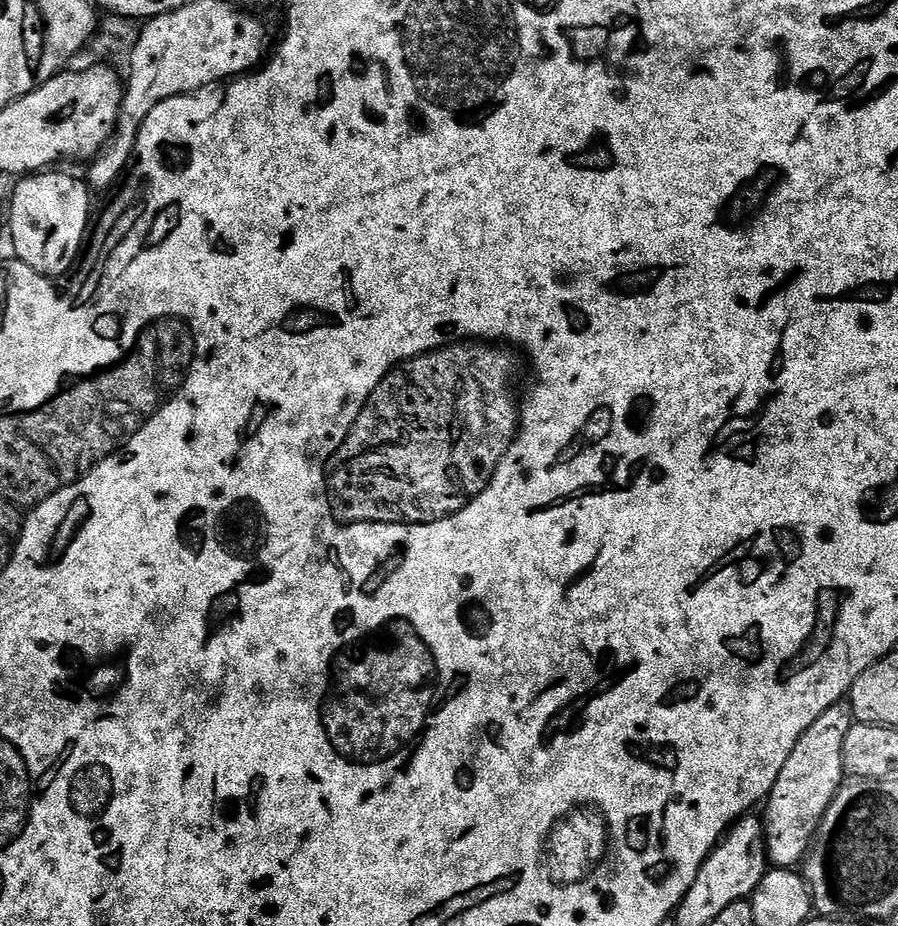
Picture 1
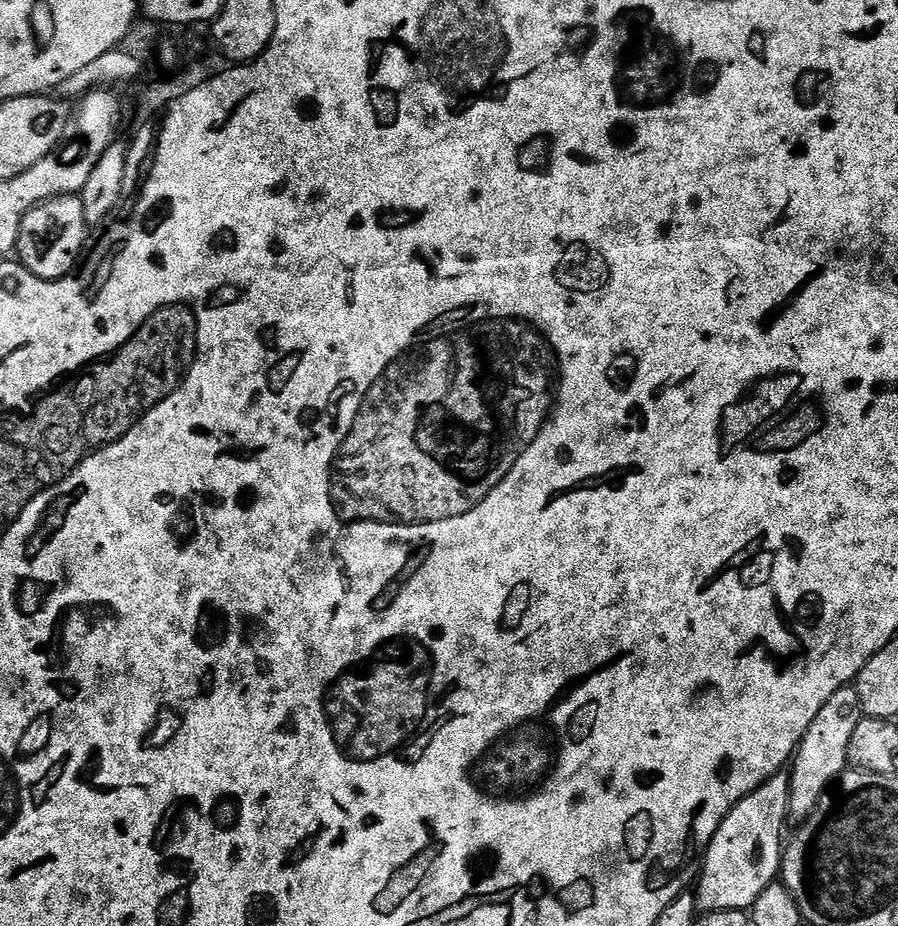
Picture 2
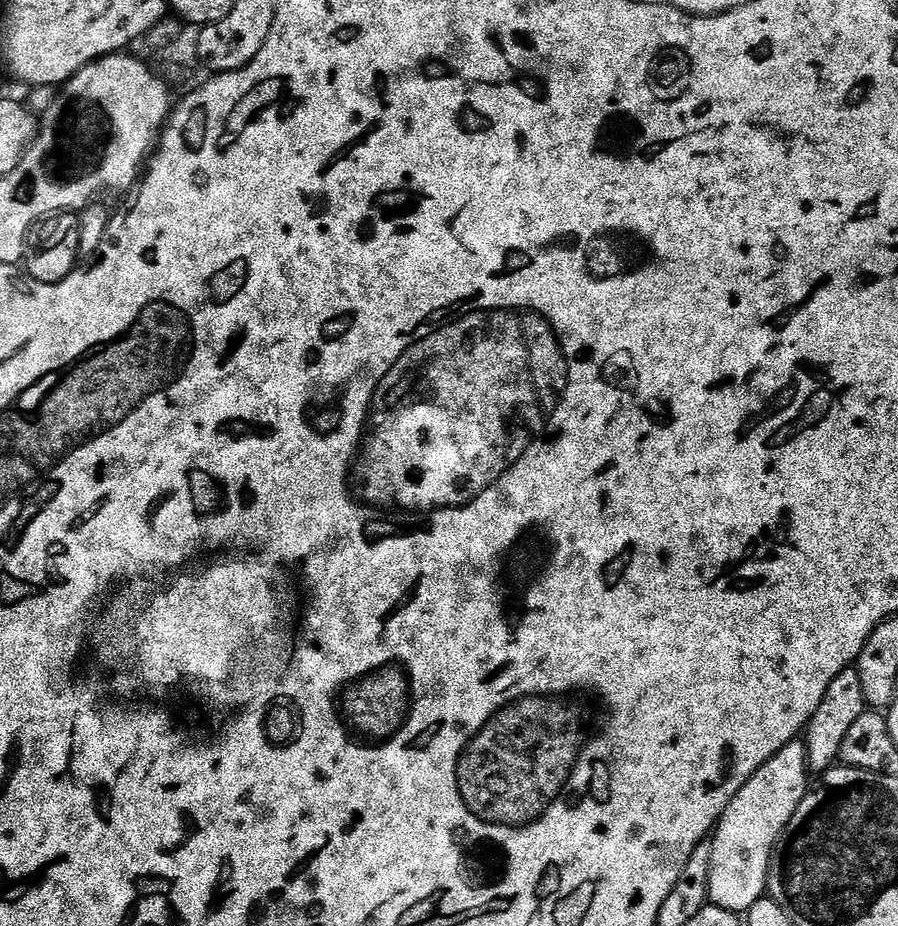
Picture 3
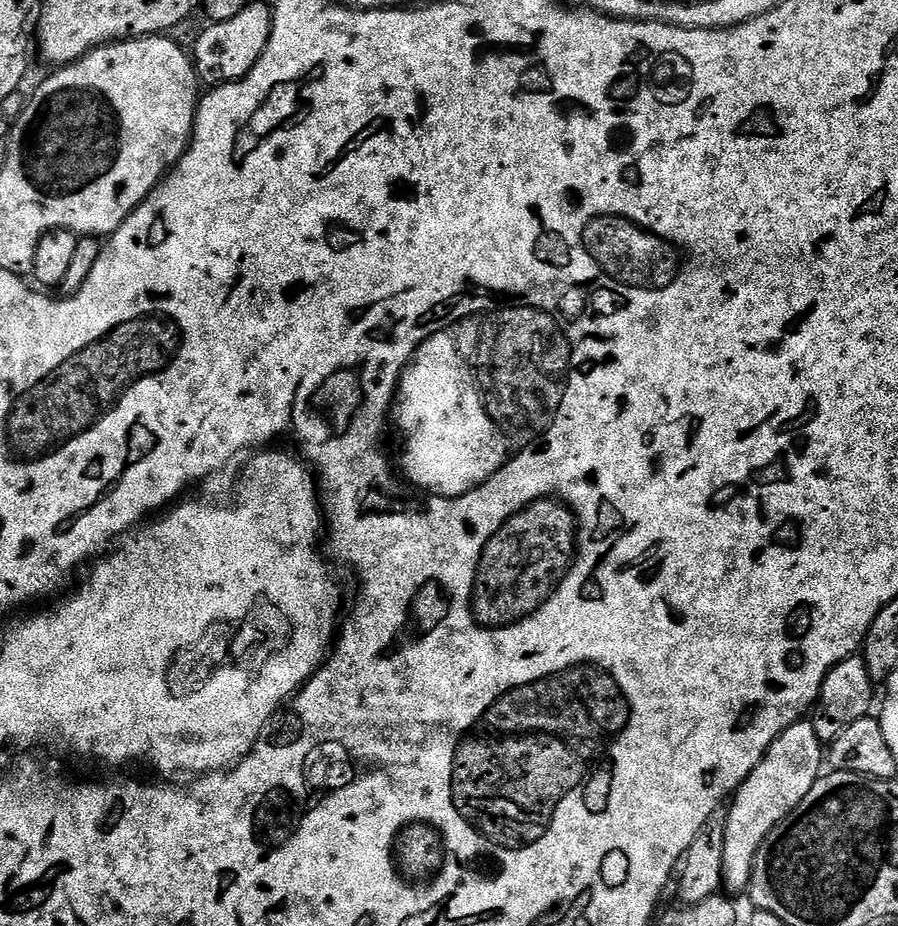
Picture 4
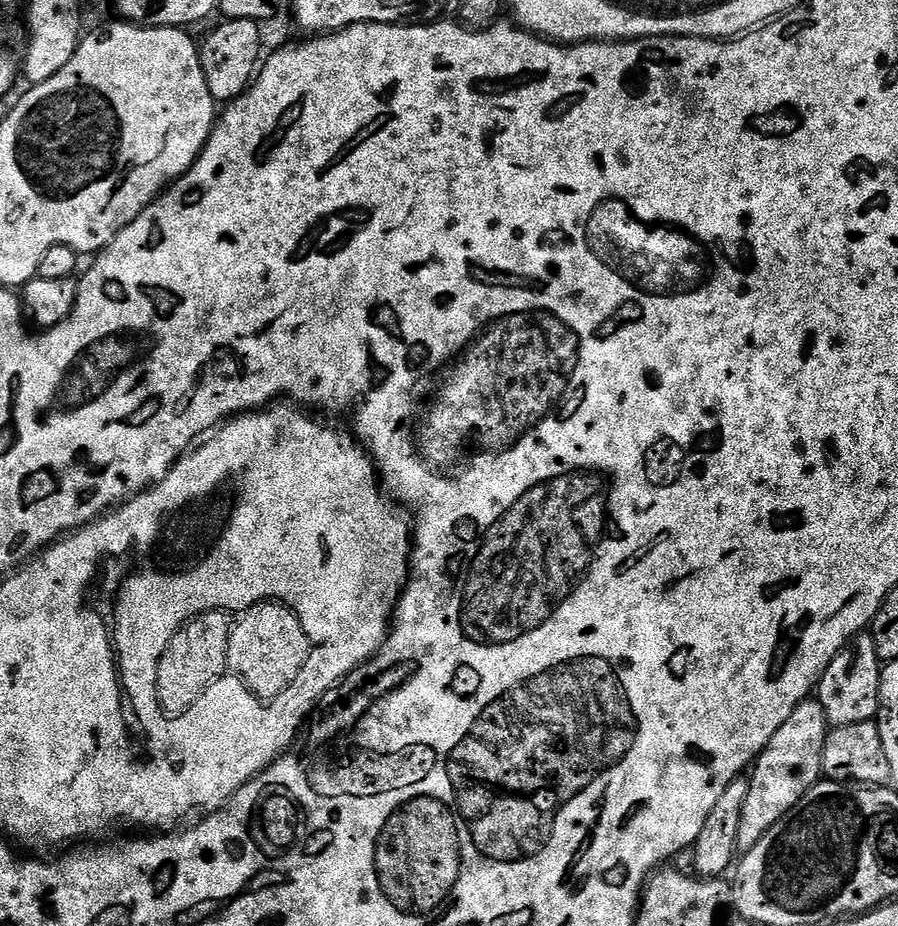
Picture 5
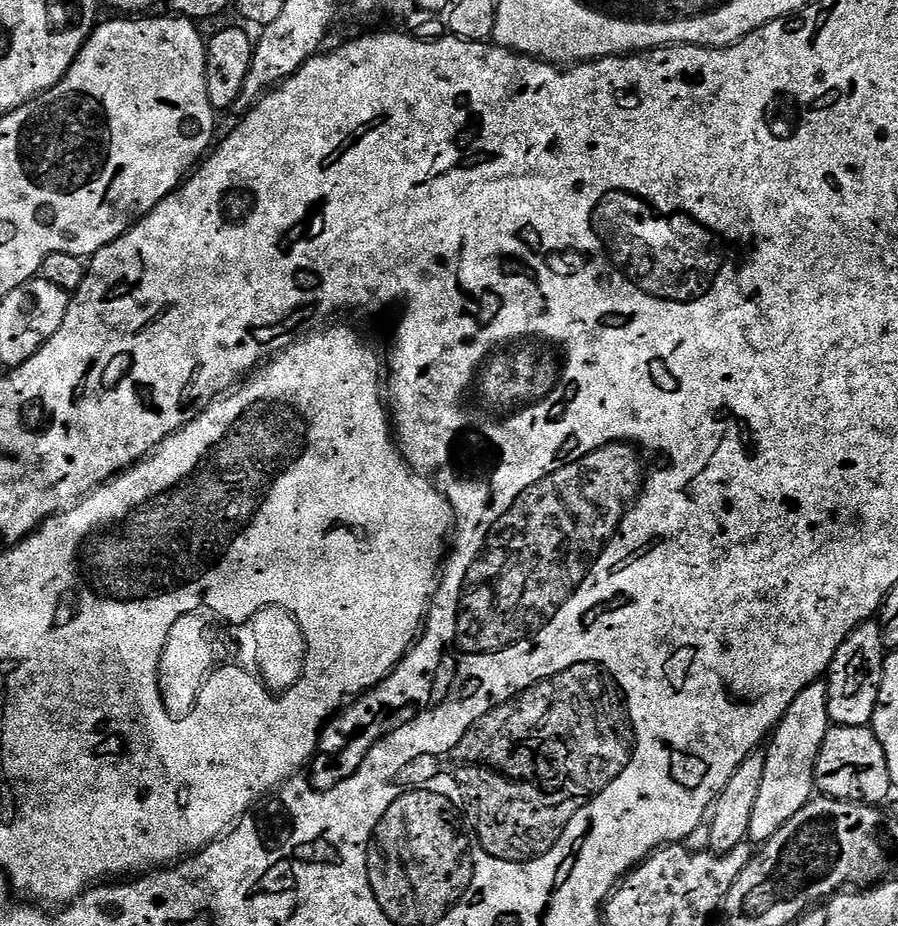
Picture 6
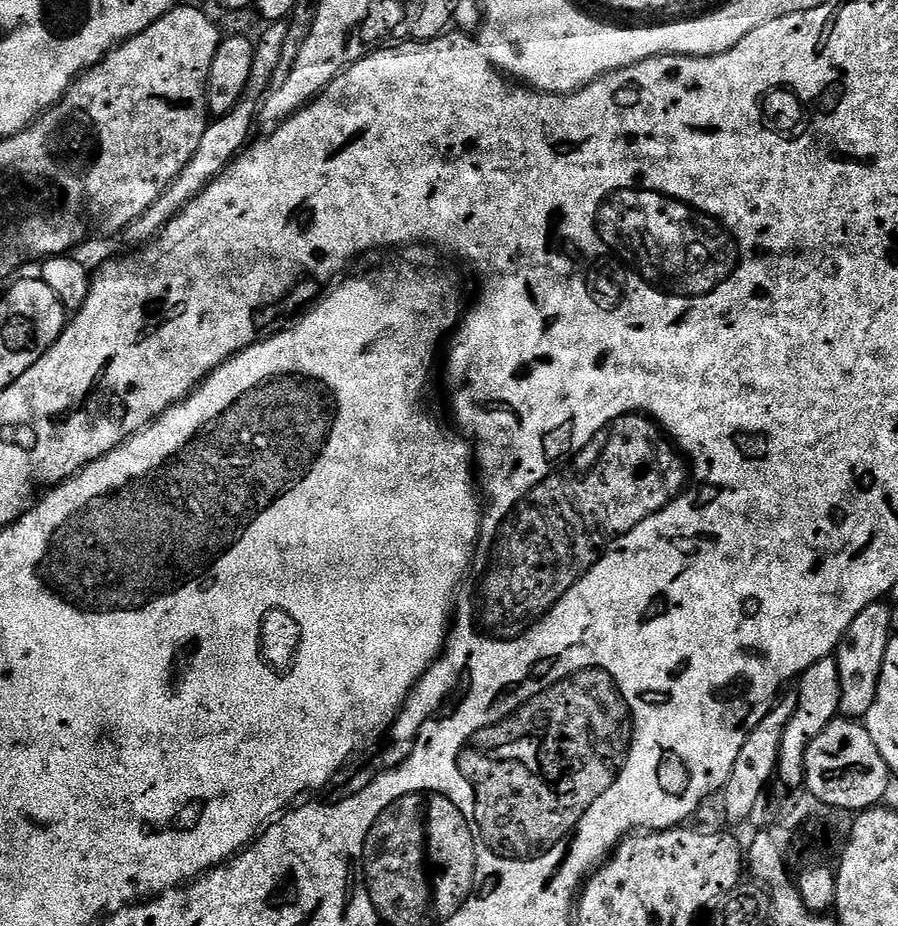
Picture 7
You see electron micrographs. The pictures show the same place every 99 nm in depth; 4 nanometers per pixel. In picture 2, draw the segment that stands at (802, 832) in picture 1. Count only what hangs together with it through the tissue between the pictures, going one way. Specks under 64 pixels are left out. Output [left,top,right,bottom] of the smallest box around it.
[788,686,862,822]

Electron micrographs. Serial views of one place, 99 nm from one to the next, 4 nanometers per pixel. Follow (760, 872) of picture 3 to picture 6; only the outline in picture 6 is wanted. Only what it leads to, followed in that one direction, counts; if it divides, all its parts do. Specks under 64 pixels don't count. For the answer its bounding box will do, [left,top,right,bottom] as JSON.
[748,683,830,845]

